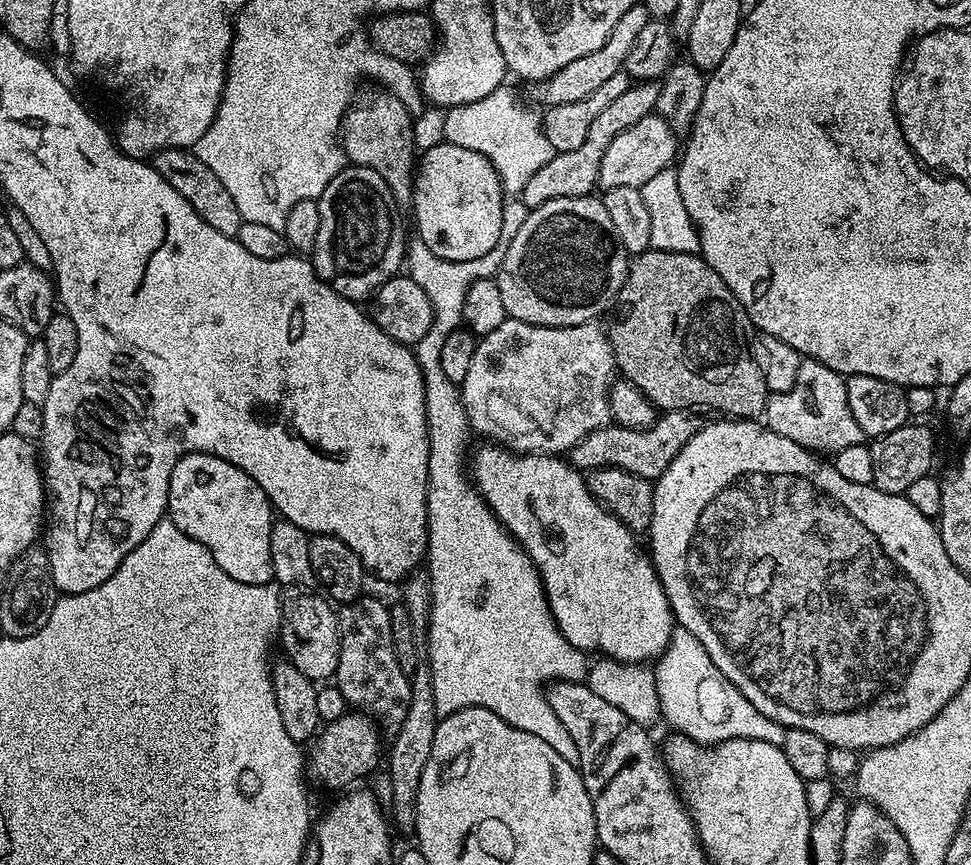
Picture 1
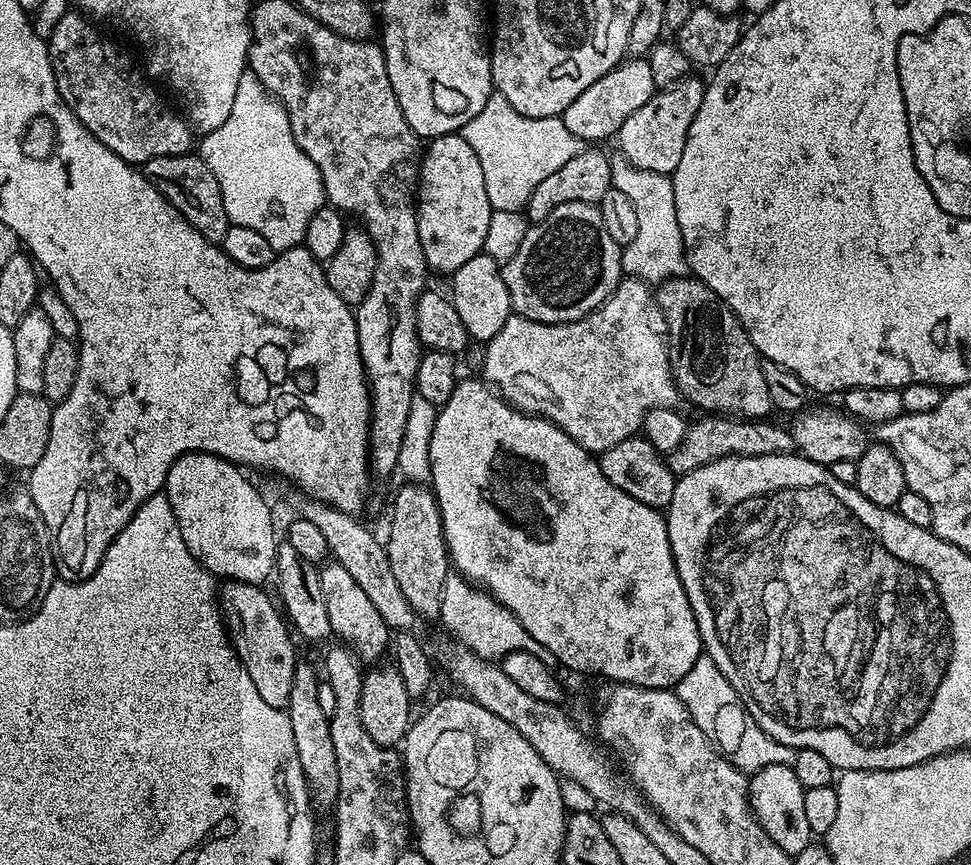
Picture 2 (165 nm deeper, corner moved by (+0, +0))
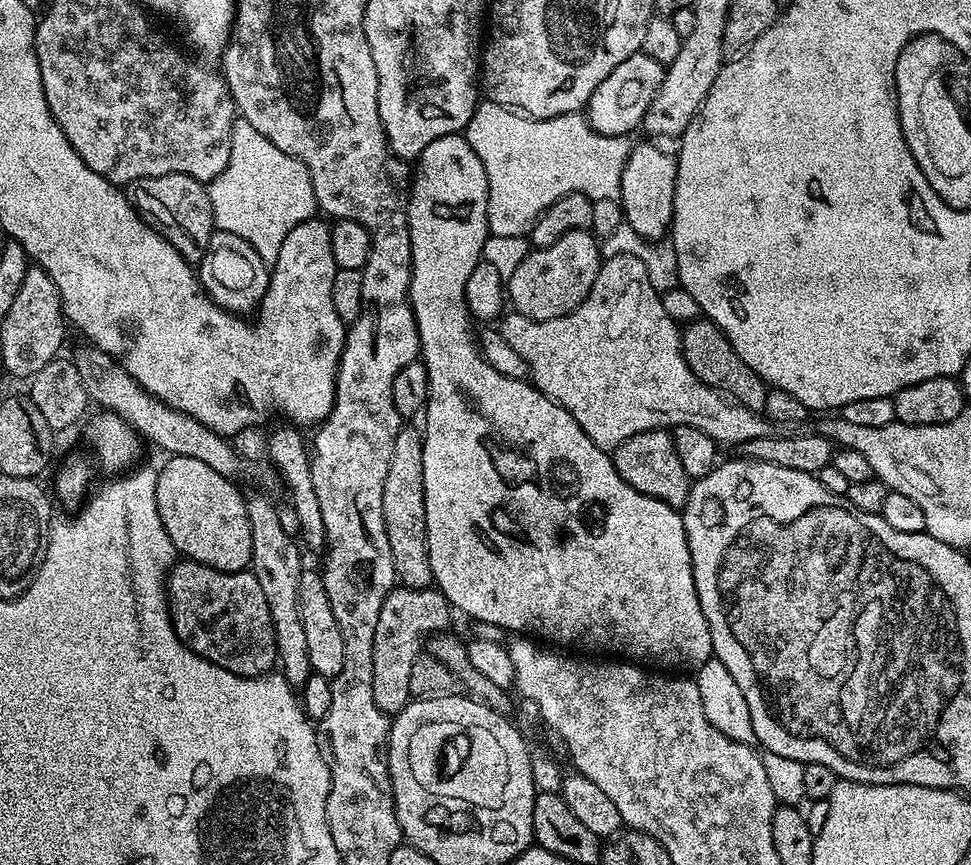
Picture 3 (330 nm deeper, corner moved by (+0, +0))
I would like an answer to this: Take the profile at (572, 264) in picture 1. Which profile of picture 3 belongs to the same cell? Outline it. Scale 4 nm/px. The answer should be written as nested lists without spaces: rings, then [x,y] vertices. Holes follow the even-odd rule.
[[[591,231],[562,234],[558,242],[545,248],[533,247],[526,258],[506,278],[506,296],[511,307],[531,320],[549,320],[573,312],[590,294],[602,263],[600,245]]]

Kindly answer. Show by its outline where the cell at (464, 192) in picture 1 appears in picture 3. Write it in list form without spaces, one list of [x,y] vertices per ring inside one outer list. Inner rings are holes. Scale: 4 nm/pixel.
[[[464,134],[443,136],[430,142],[430,146],[426,146],[426,150],[422,150],[422,154],[415,161],[414,179],[411,181],[408,197],[408,229],[412,251],[412,277],[408,300],[412,303],[414,322],[418,326],[419,359],[424,361],[430,378],[428,407],[422,416],[422,421],[424,420],[422,478],[426,490],[426,538],[435,587],[457,613],[465,612],[472,622],[493,624],[502,630],[508,631],[509,628],[512,634],[527,634],[541,641],[549,640],[552,643],[549,645],[559,646],[564,650],[601,648],[604,654],[615,654],[617,657],[627,658],[632,662],[643,662],[648,666],[661,664],[664,667],[661,669],[664,670],[680,670],[676,668],[699,670],[705,662],[713,659],[714,653],[710,626],[706,622],[706,614],[702,614],[698,590],[694,586],[683,515],[666,502],[650,498],[625,482],[618,474],[611,455],[605,449],[594,446],[590,438],[586,438],[586,430],[582,430],[582,426],[574,422],[574,418],[561,404],[556,404],[548,396],[543,396],[528,380],[515,380],[498,374],[498,370],[494,370],[494,366],[490,366],[490,362],[484,360],[474,328],[472,332],[474,317],[468,310],[464,295],[466,282],[474,271],[474,266],[482,263],[484,243],[488,241],[490,235],[487,208],[486,170],[466,136]]]

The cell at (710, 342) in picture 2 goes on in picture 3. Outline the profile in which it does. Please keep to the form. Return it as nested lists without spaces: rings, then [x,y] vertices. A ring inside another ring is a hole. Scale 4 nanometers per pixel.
[[[707,318],[687,321],[682,328],[682,343],[686,362],[700,381],[750,410],[760,412],[764,409],[768,388],[763,378],[738,358],[734,346],[730,346],[726,334],[714,321]]]

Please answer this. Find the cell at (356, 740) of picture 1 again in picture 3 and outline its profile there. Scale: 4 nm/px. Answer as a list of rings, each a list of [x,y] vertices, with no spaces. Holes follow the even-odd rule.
[[[397,586],[389,592],[382,602],[382,614],[378,614],[378,627],[374,629],[374,702],[378,702],[378,710],[395,714],[413,699],[410,669],[414,667],[414,658],[421,656],[429,637],[449,627],[452,616],[454,612],[448,600],[435,587]]]

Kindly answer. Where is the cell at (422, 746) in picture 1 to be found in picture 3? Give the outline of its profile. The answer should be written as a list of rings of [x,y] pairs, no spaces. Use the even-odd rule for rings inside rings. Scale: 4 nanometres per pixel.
[[[401,427],[398,438],[394,438],[394,454],[390,454],[390,467],[386,470],[386,482],[382,486],[382,518],[386,518],[386,534],[390,538],[390,558],[394,558],[397,581],[406,588],[430,588],[434,584],[426,538],[426,490],[422,478],[423,449],[423,431],[419,427]]]

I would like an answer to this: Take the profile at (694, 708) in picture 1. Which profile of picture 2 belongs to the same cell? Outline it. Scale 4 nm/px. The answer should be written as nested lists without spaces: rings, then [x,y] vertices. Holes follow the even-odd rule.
[[[706,654],[700,655],[698,662],[694,662],[694,666],[690,666],[686,678],[682,678],[676,683],[674,691],[677,698],[686,706],[686,710],[690,710],[690,718],[694,718],[698,730],[702,730],[702,734],[706,734],[706,738],[714,745],[716,751],[731,760],[734,767],[740,769],[741,772],[751,774],[766,766],[791,765],[794,762],[796,749],[779,744],[778,741],[766,734],[766,730],[762,730],[762,726],[758,726],[758,722],[754,722],[754,718],[740,701],[740,695],[736,693],[734,686],[730,686],[726,674],[722,674],[722,670],[718,670],[716,663]]]

